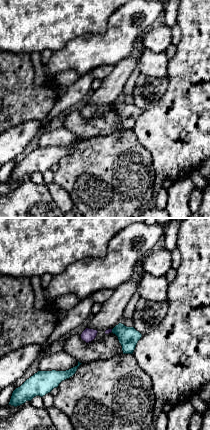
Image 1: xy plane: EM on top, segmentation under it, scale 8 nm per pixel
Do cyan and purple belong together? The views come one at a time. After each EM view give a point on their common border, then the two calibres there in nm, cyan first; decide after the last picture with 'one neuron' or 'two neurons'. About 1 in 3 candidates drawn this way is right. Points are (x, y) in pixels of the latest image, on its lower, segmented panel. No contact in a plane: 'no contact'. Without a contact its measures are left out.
meets cyan at (112, 331); 170 nm thick on the cyan side, 40 nm on the other

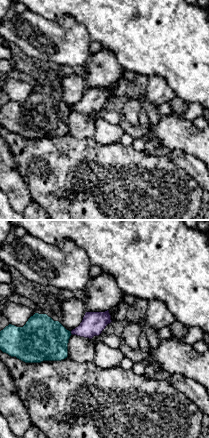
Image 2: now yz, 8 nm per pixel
meets cyan at (70, 333); 360 nm thick on the cyan side, 190 nm on the other

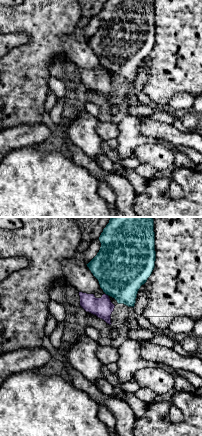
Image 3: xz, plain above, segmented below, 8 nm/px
meets cyan at (107, 294); 440 nm thick on the cyan side, 160 nm on the other

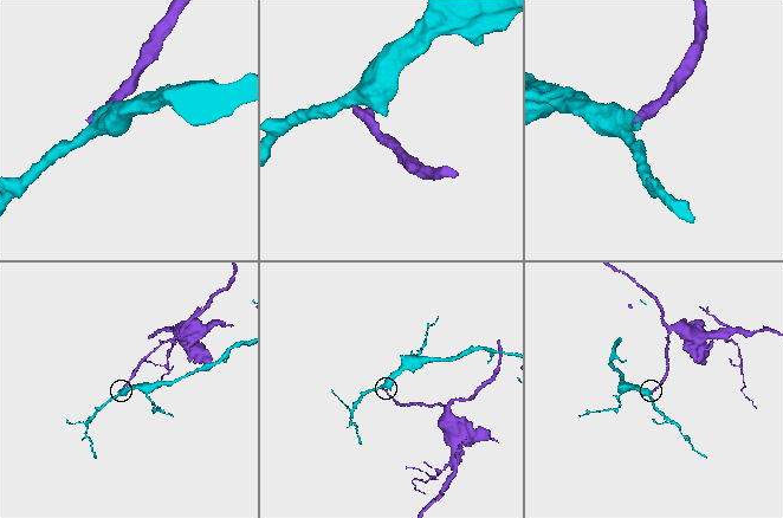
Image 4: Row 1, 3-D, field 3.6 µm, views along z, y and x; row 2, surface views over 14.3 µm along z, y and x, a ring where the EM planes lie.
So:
two neurons

